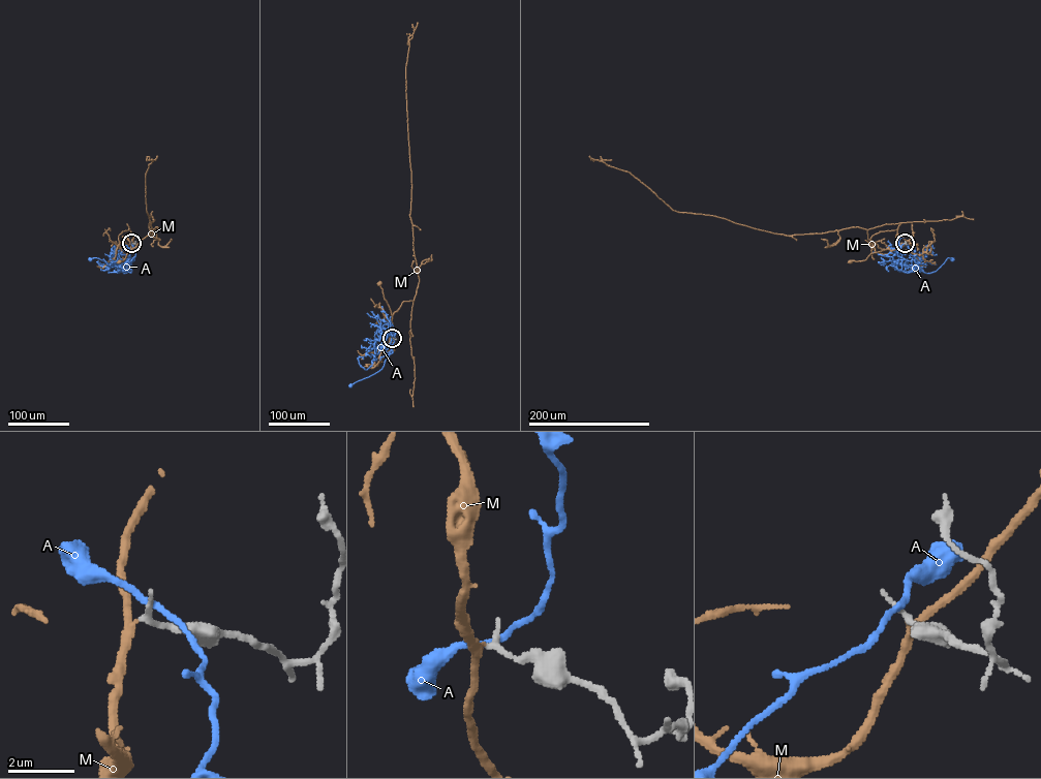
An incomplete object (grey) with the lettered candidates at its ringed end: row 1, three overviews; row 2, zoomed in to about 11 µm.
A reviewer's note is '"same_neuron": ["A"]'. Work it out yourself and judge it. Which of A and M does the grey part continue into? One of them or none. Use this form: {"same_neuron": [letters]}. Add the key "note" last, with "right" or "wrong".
{"same_neuron": ["M"], "note": "wrong"}

